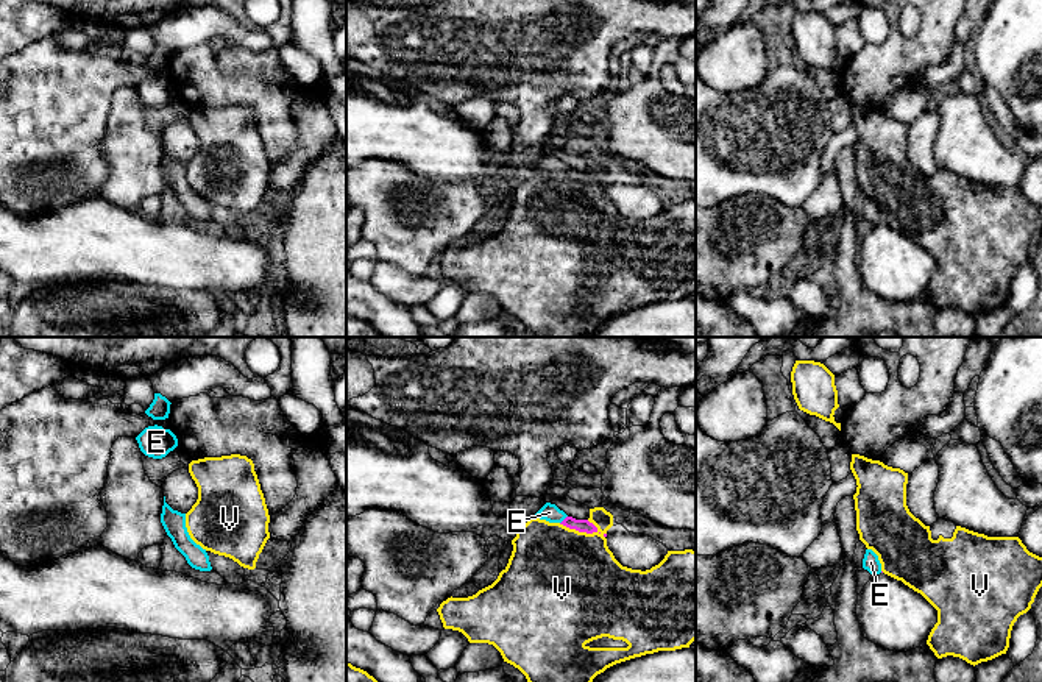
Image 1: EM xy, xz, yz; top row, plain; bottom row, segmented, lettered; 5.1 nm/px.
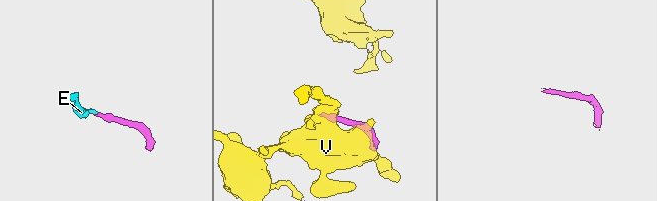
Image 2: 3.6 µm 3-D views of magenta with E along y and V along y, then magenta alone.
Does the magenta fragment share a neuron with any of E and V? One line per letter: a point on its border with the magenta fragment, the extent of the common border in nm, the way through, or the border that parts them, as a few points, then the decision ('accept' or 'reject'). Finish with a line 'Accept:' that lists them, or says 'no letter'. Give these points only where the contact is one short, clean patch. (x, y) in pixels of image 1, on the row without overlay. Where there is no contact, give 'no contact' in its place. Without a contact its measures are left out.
E: xz (563, 170) | 60 nm | across xz (579, 175), (563, 170), (549, 163) | accept
V: xz (582, 181) | 260 nm | reject
Accept: E

